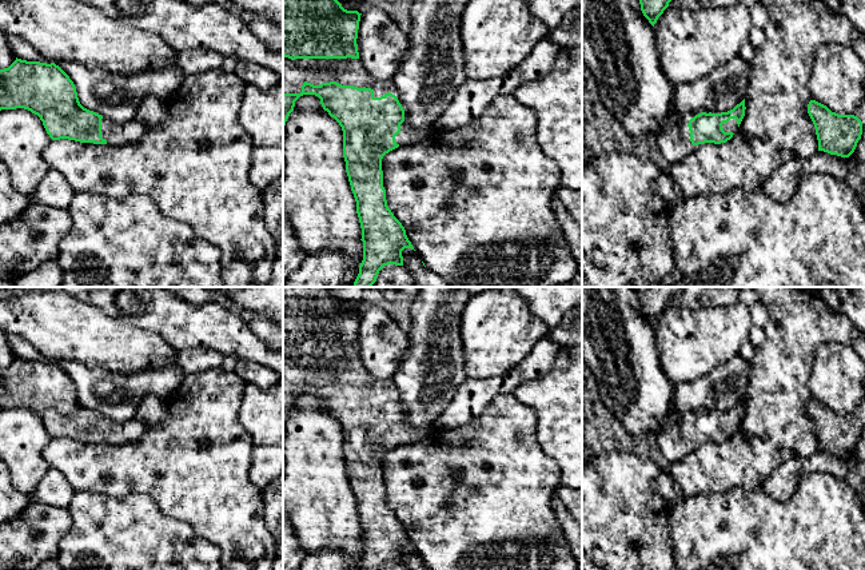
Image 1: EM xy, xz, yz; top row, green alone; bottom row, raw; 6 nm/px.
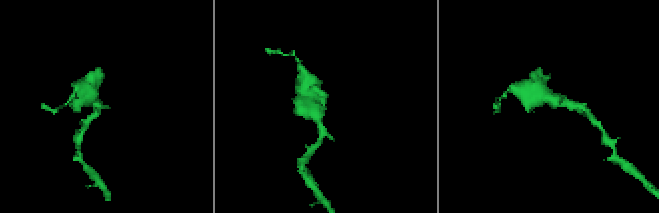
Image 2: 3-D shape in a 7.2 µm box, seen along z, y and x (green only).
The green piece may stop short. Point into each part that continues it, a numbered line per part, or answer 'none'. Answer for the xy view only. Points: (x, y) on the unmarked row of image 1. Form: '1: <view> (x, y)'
1: xy (116, 433)

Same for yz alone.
1: yz (732, 425)

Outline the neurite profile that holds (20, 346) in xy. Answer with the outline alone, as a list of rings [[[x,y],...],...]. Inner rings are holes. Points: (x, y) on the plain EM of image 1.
[[[5,334],[5,338],[17,358],[47,363],[55,362],[45,358],[36,347],[33,347],[25,338],[20,335]]]

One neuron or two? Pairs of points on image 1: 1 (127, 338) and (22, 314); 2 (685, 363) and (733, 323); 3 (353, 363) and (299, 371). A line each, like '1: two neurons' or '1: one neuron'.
1: one neuron
2: one neuron
3: one neuron

